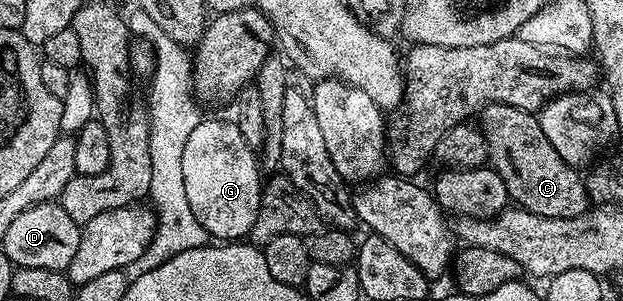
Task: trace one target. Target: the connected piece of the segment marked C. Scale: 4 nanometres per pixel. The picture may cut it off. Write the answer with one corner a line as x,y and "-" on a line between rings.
485,104
478,116
478,124
488,143
488,159
490,167
506,182
509,197
519,207
536,215
552,219
566,219
580,216
590,207
588,185
582,179
581,173
575,167
562,160
561,155
550,144
543,133
539,119
526,110
518,110
518,106
505,104

